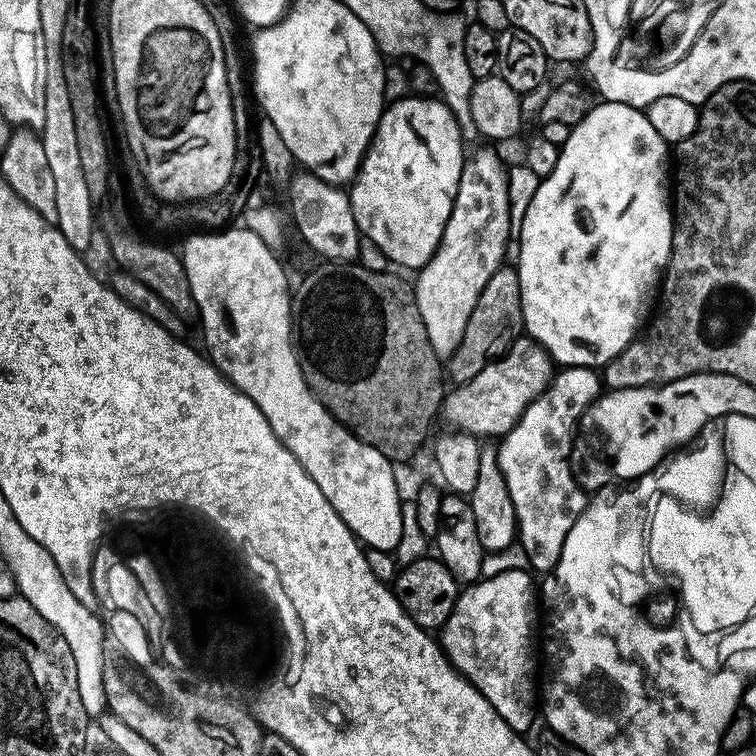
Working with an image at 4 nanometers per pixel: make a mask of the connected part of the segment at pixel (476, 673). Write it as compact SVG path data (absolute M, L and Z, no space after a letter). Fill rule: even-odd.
M511 568L469 583L468 589L457 595L450 618L438 632L438 643L453 668L471 684L478 680L476 689L482 695L490 694L488 701L494 702L494 710L521 734L538 720L538 714L528 714L522 706L524 678L529 670L526 654L534 654L534 650L526 650L526 632L534 632L528 620L538 620L538 588L532 585L531 575L524 568ZM498 666L500 682L492 682L492 678L498 678Z

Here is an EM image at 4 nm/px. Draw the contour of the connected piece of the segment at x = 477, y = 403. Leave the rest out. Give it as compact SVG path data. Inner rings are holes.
M521 338L468 383L453 387L453 392L451 389L444 397L442 412L456 423L453 425L459 431L477 438L492 438L495 432L509 432L520 423L520 416L547 391L553 377L554 361L544 347L531 338Z

